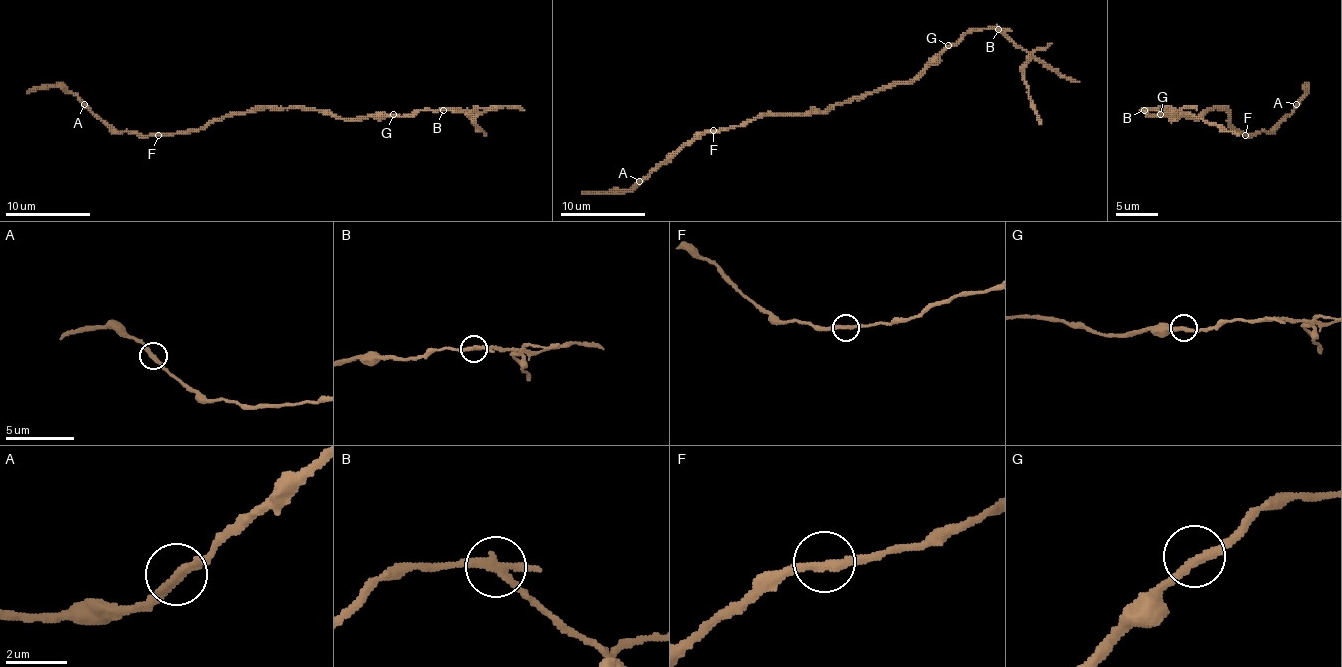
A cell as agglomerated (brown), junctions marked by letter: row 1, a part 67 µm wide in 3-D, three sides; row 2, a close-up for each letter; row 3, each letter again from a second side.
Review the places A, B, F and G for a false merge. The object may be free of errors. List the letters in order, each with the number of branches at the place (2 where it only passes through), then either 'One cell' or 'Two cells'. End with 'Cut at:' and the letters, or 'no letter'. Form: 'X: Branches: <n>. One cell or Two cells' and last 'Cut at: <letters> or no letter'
A: Branches: 2. One cell
B: Branches: 3. Two cells
F: Branches: 2. One cell
G: Branches: 2. One cell
Cut at: B

